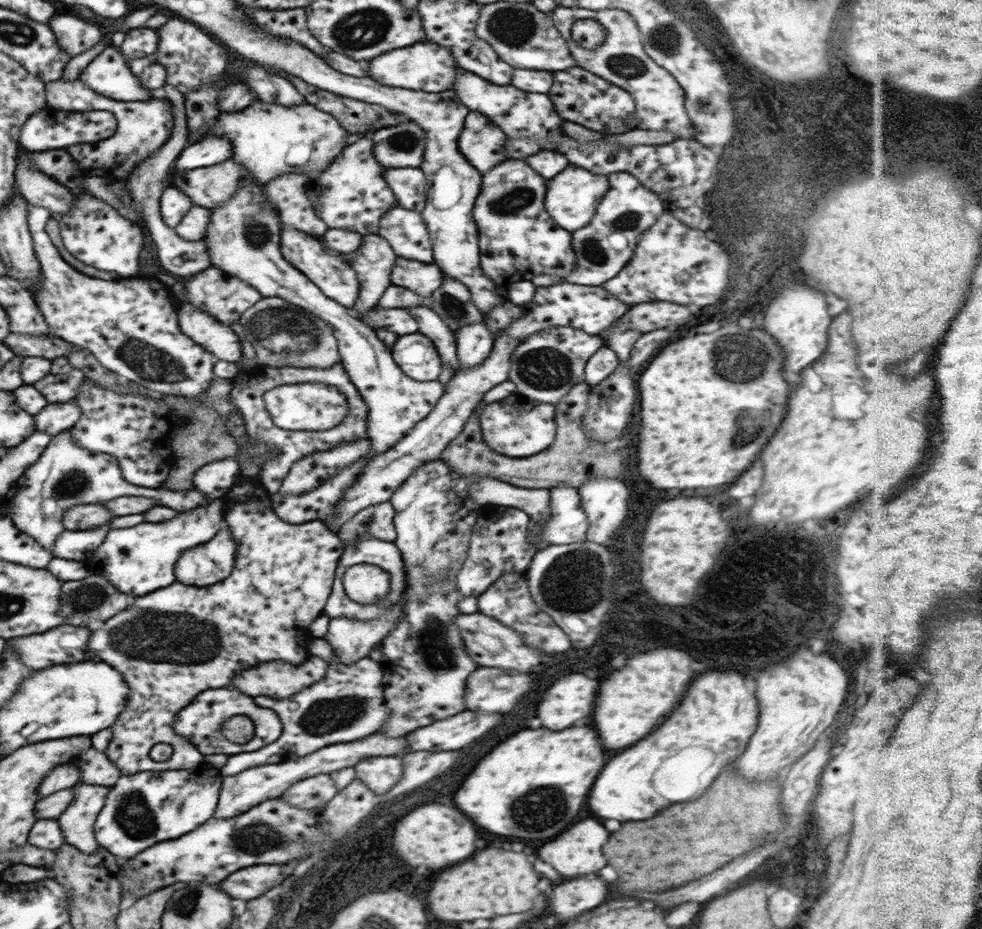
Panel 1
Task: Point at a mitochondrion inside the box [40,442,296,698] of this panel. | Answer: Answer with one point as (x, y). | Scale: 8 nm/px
(163, 637)

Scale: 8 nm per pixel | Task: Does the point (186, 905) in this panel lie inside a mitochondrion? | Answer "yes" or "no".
yes

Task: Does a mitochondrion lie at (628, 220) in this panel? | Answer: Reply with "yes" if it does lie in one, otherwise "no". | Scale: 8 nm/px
yes

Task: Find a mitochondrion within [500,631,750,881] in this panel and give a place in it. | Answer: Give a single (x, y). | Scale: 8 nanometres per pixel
(545, 807)

